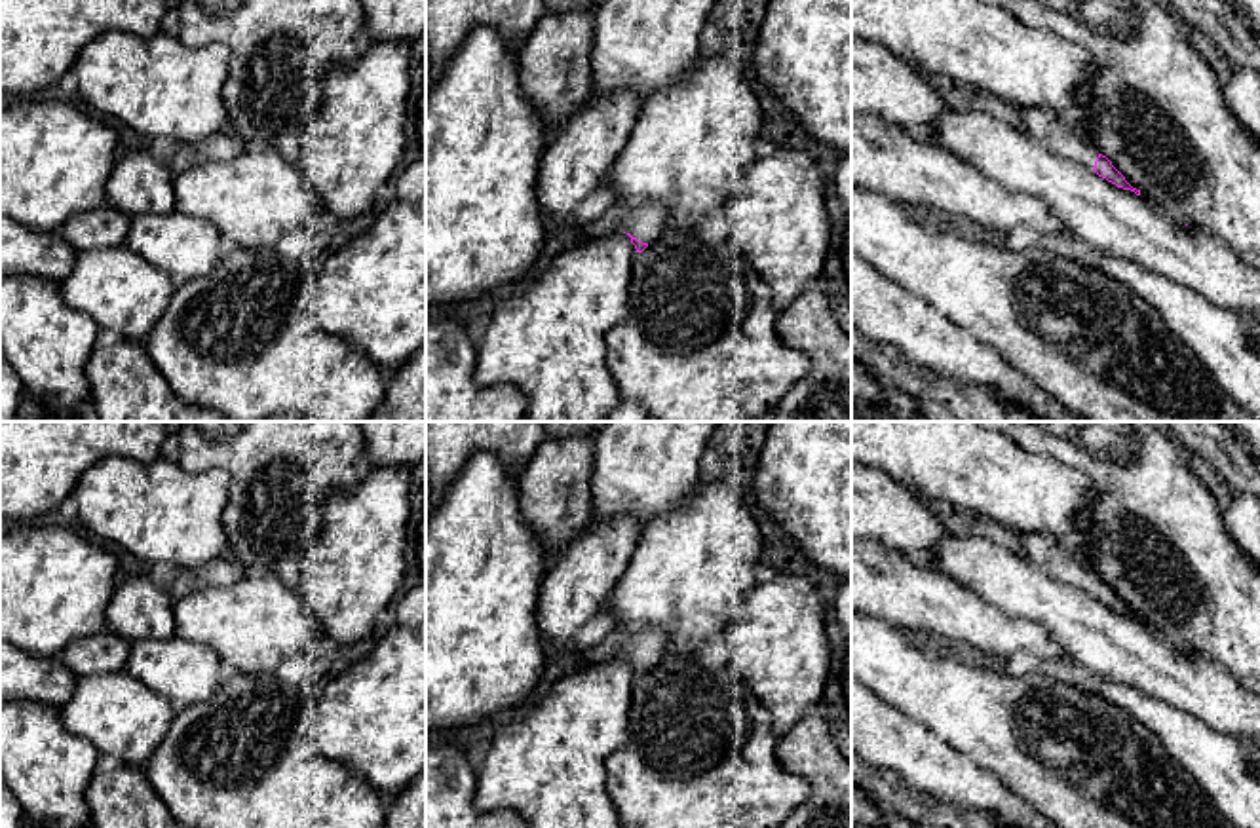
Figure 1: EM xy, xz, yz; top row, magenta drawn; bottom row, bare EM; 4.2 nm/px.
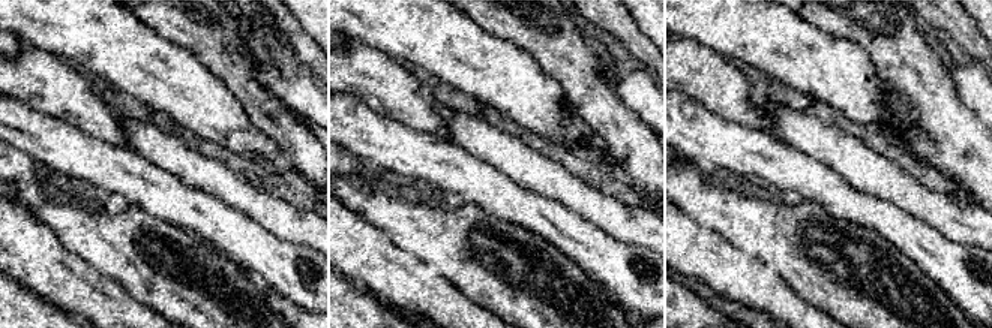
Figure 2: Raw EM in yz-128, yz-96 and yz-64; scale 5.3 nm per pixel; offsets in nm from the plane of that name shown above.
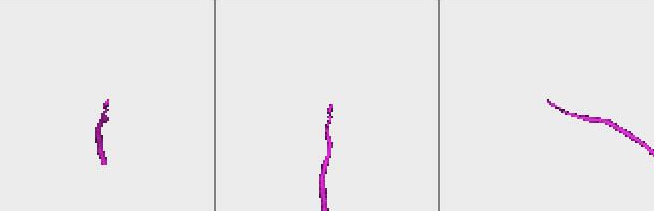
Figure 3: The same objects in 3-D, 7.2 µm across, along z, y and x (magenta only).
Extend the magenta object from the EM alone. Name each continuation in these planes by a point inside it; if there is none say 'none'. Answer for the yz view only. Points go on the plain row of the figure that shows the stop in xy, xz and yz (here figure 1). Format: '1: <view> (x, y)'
1: yz (1040, 549)

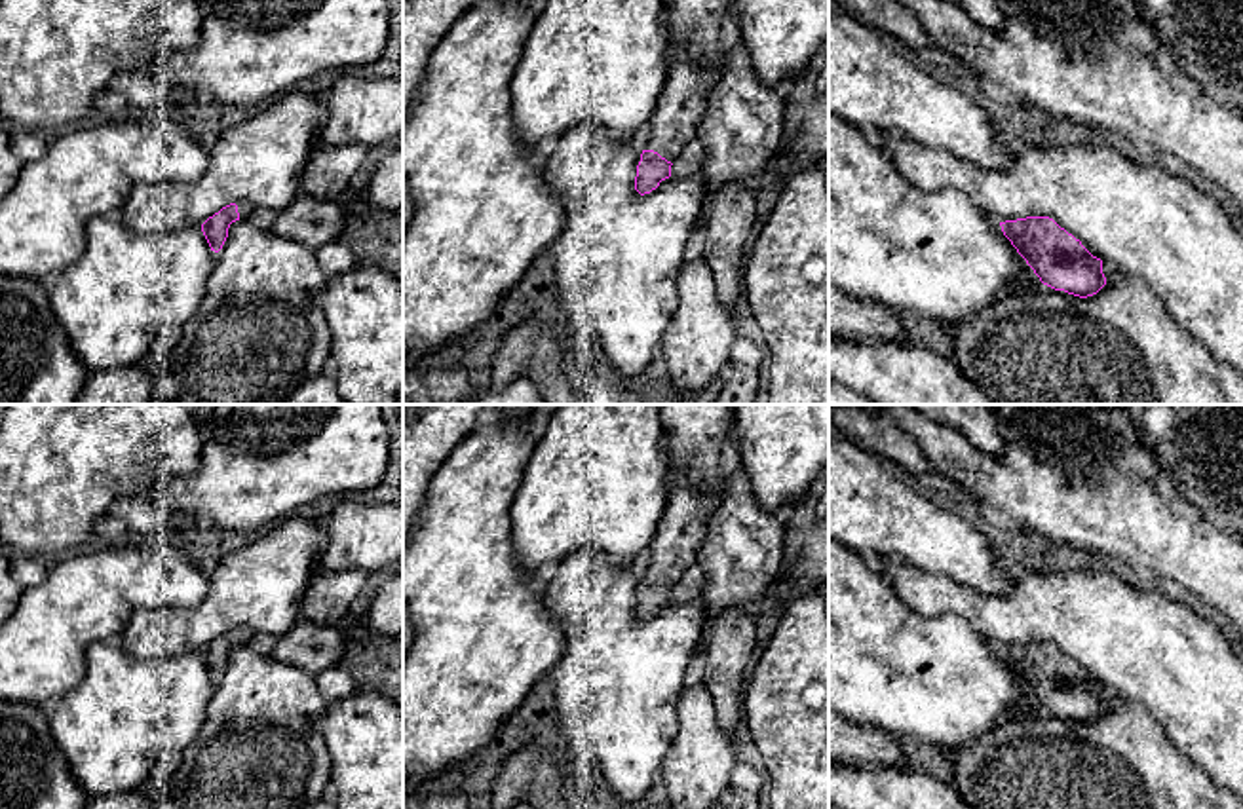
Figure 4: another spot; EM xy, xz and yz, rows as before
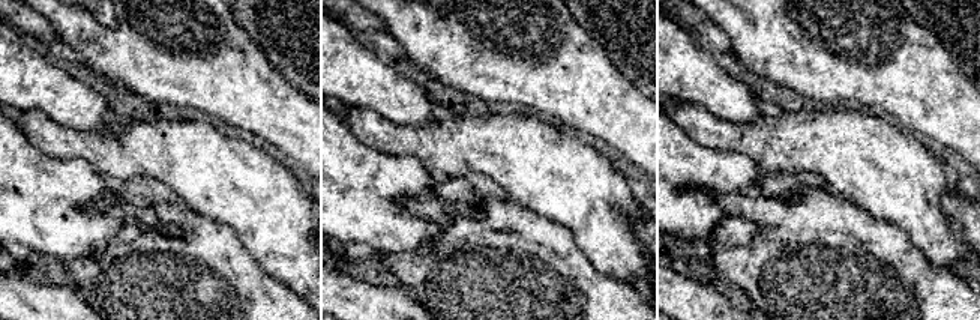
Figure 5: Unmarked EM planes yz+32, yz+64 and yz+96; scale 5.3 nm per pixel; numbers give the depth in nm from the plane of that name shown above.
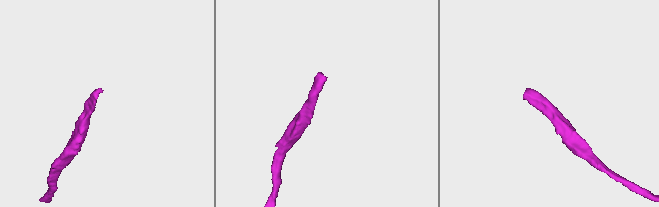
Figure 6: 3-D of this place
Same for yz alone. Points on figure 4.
none

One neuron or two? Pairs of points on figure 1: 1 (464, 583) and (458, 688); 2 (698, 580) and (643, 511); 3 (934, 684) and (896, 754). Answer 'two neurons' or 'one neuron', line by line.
1: one neuron
2: two neurons
3: two neurons

